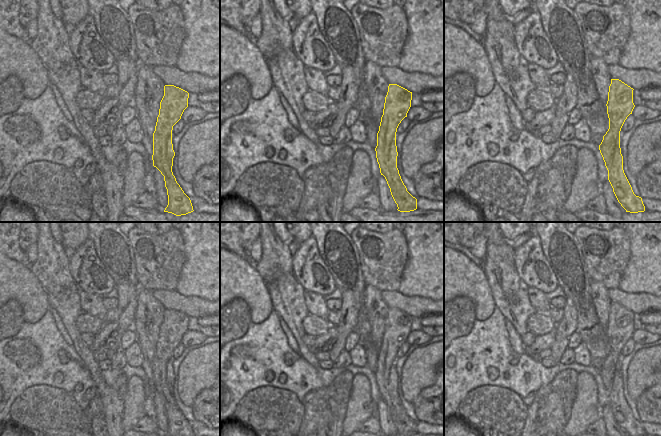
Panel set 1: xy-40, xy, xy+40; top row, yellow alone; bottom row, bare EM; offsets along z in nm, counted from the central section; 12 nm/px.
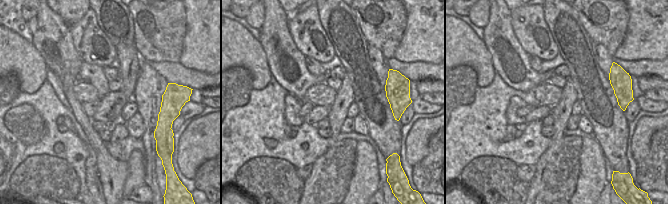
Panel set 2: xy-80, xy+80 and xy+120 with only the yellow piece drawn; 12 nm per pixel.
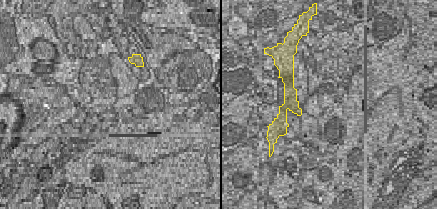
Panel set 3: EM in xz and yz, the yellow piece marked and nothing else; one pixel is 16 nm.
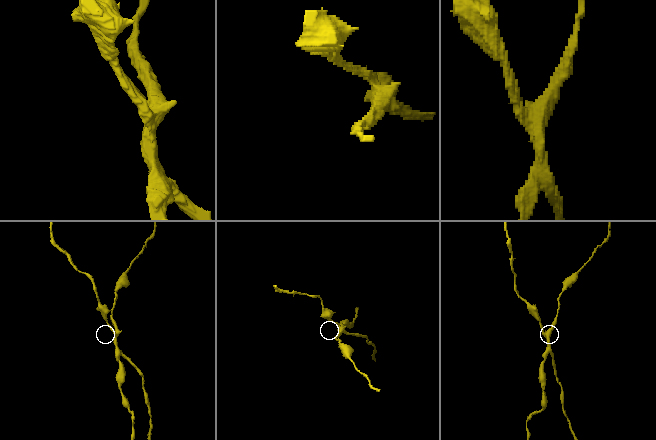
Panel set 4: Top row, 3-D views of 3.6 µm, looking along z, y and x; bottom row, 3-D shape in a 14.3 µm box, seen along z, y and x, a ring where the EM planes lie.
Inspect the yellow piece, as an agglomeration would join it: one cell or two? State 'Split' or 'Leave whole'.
Split

